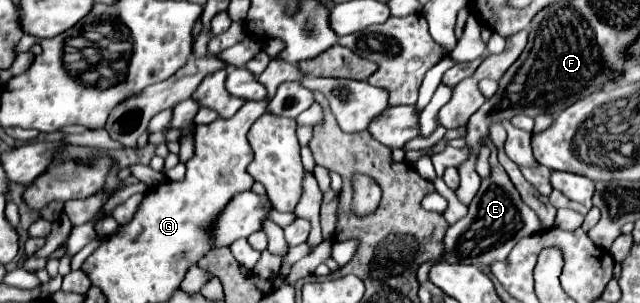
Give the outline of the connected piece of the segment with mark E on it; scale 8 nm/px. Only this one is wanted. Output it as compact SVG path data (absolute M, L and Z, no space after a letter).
M485 138L486 144L491 148L489 163L491 166L491 175L485 177L481 181L479 193L473 197L473 201L469 203L469 211L465 217L461 217L459 221L455 221L453 225L449 225L447 233L445 233L445 253L441 259L437 261L427 261L417 269L417 279L419 283L425 283L429 279L429 269L439 263L439 261L447 261L447 263L465 263L465 265L477 265L477 267L487 267L493 261L505 261L509 251L513 249L513 245L527 235L535 235L537 231L541 231L541 221L535 215L533 209L529 209L517 189L513 187L509 175L505 173L505 169L499 165L498 149L492 145L489 138Z

